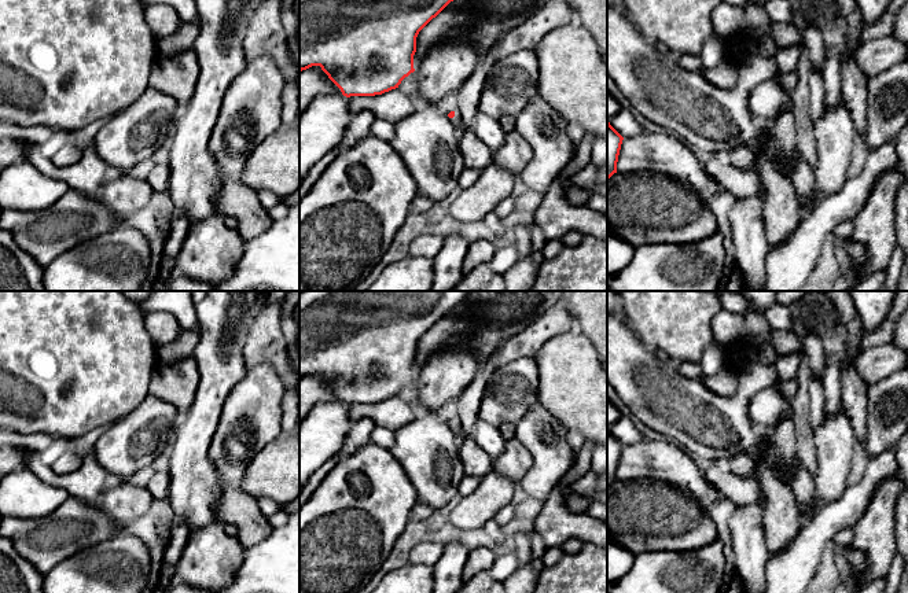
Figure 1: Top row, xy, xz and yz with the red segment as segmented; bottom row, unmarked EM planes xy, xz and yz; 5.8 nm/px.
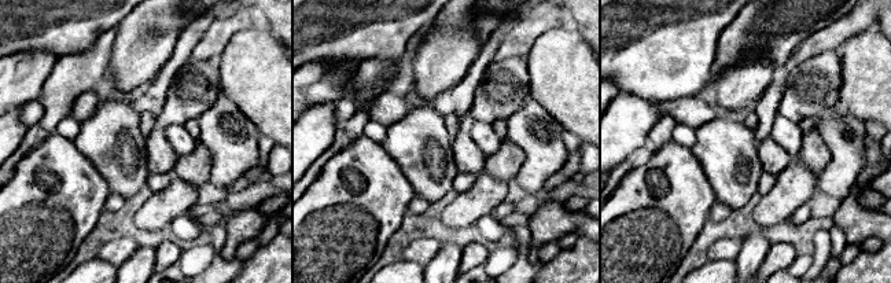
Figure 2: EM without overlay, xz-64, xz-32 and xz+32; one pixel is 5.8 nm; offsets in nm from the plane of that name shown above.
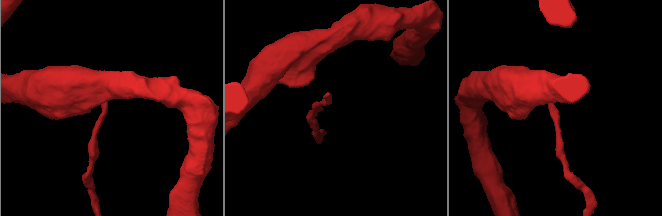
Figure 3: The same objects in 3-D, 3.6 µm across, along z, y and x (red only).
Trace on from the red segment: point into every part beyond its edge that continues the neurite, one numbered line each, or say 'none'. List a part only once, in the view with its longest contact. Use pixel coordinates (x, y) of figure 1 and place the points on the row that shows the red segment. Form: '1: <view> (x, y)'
1: xz (456, 121)

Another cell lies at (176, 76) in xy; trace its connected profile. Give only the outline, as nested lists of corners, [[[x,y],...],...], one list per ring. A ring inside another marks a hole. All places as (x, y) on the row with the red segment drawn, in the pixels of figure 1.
[[[192,48],[172,58],[157,58],[148,84],[151,88],[172,96],[181,110],[190,103],[199,77],[199,63]]]

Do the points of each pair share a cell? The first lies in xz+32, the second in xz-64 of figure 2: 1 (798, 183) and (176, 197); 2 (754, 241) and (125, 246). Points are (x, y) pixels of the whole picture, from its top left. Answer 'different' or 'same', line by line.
1: same
2: different

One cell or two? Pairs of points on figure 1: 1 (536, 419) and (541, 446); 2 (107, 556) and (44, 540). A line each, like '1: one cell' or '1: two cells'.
1: one cell
2: two cells

